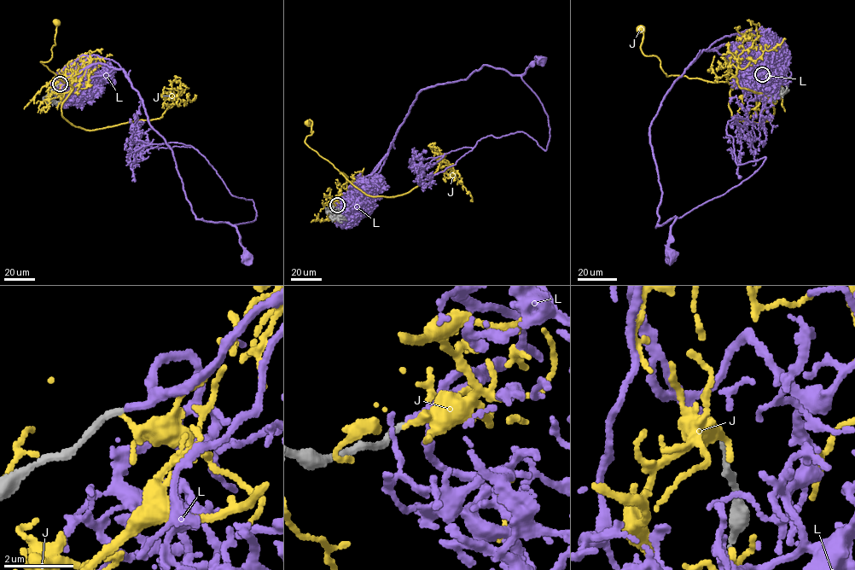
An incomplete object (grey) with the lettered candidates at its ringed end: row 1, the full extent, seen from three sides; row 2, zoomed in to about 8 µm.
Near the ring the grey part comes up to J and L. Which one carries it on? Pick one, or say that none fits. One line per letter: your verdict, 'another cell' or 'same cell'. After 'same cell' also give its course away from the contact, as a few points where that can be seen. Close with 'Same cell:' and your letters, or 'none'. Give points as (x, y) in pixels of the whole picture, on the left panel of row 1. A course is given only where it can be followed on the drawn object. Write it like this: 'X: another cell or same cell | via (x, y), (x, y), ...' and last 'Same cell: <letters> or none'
J: another cell
L: same cell | via (59, 84), (99, 62), (123, 69), (149, 124), (171, 150), (193, 213), (198, 218), (233, 224), (247, 258)
Same cell: L

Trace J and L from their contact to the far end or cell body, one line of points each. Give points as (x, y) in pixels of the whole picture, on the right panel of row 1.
J: (762, 74), (756, 88), (741, 89), (727, 82), (666, 76), (657, 57), (642, 52), (640, 29)
L: (762, 74), (738, 44), (704, 49), (652, 122), (662, 192), (656, 226), (676, 218), (671, 256)

